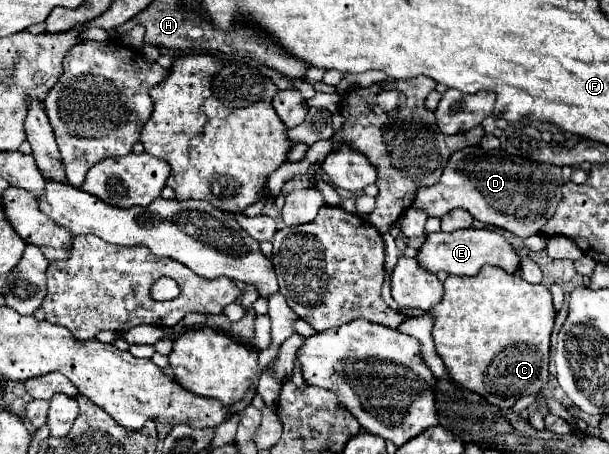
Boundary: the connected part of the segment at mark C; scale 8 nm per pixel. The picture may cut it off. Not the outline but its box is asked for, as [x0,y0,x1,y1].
[429,266,557,408]

